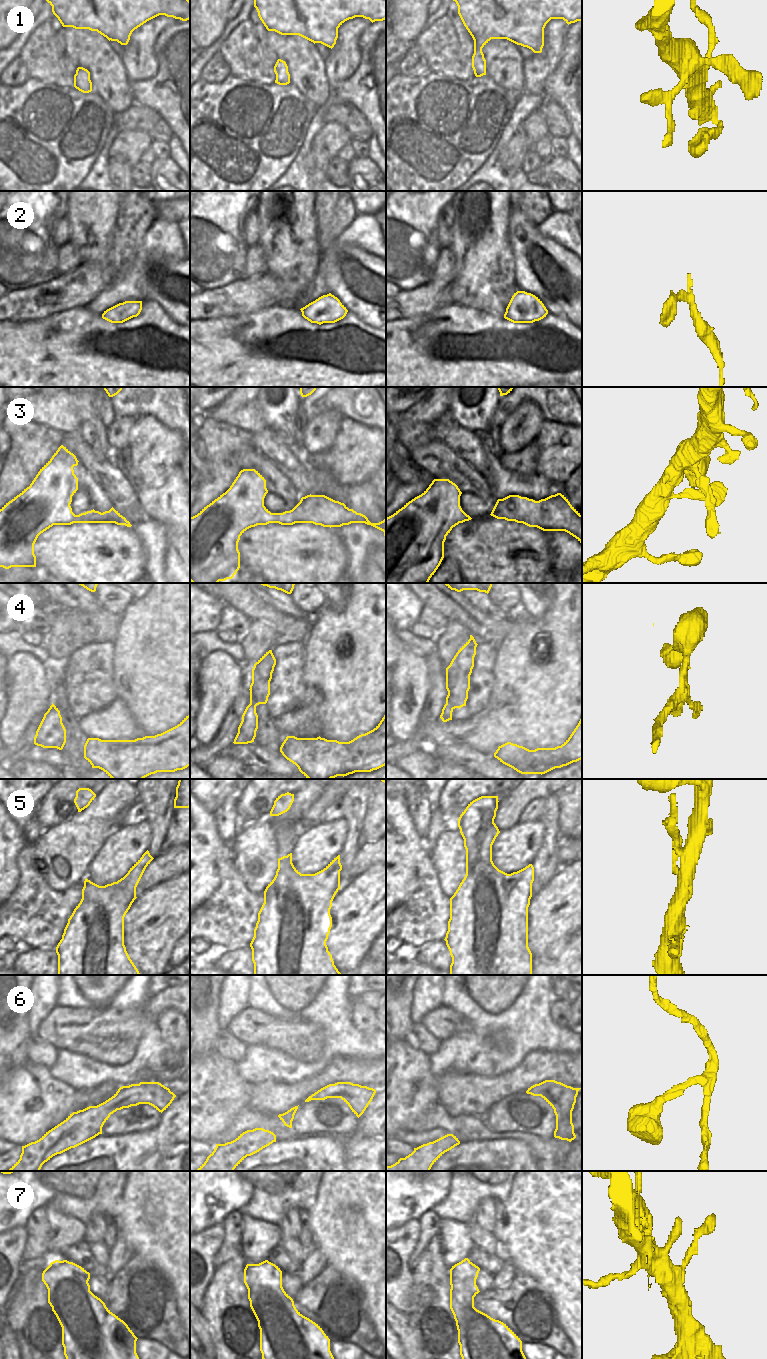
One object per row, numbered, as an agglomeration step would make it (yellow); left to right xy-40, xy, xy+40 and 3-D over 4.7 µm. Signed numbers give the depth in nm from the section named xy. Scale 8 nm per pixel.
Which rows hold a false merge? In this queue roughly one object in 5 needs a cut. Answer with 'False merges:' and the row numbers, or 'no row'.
False merges: no row

